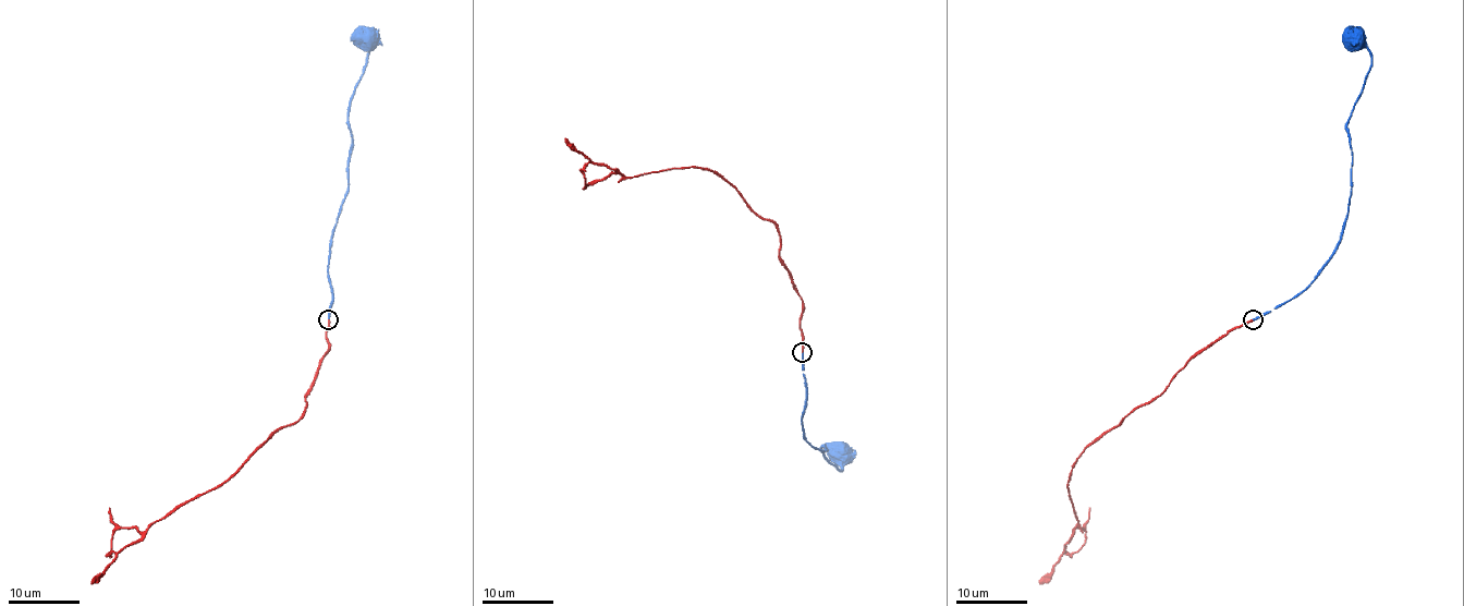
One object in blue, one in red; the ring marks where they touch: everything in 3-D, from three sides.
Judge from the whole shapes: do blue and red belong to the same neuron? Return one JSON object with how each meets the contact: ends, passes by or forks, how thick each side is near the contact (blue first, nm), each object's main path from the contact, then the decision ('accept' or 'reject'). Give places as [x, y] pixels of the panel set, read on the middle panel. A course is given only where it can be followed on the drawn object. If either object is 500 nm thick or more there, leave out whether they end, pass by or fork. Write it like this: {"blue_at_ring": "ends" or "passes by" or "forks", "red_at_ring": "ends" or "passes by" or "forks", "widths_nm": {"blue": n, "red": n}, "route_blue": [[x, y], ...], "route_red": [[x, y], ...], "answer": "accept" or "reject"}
{"blue_at_ring": "ends", "red_at_ring": "ends", "widths_nm": {"blue": 200, "red": 220}, "route_blue": [[803, 352], [804, 438], [815, 449], [826, 449], [822, 446], [822, 453], [840, 471], [843, 453]], "route_red": [[803, 351], [803, 299], [779, 258], [779, 228], [731, 183], [696, 167], [623, 177], [588, 160], [565, 138]], "answer": "accept"}

